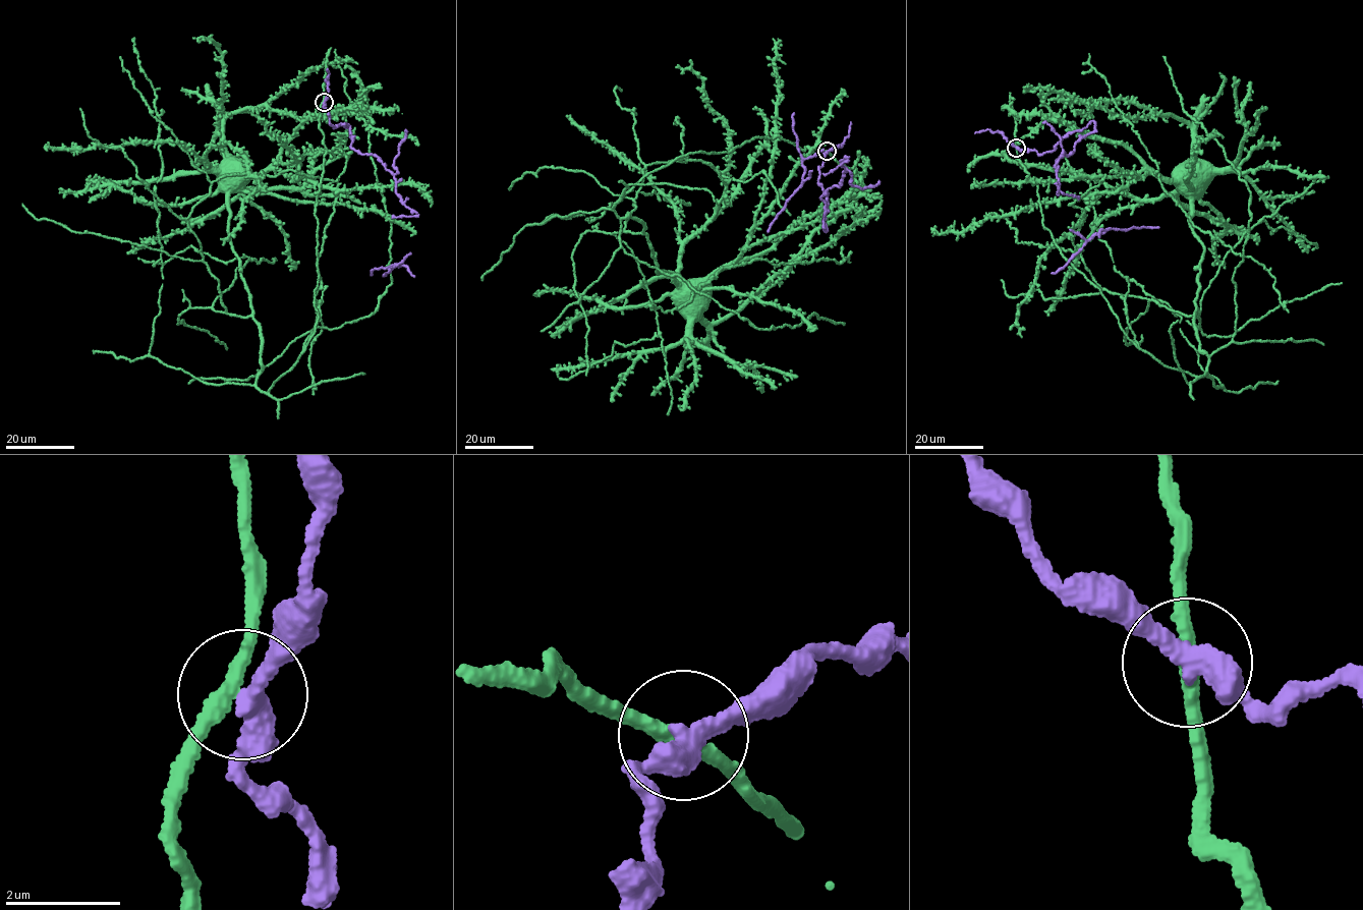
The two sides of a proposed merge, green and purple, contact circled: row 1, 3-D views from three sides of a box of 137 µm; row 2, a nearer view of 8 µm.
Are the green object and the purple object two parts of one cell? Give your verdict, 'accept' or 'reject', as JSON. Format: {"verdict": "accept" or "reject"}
{"verdict": "reject"}

